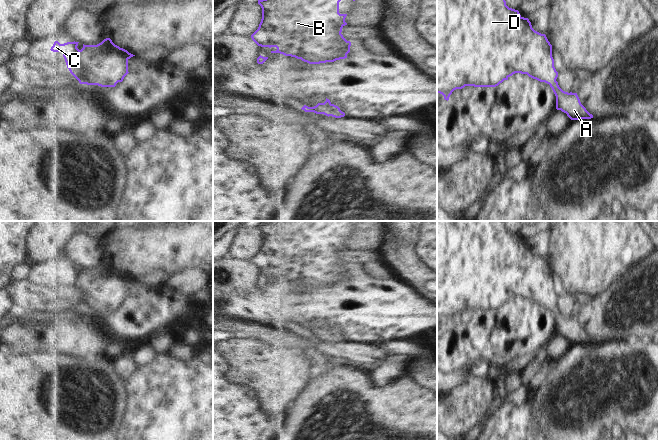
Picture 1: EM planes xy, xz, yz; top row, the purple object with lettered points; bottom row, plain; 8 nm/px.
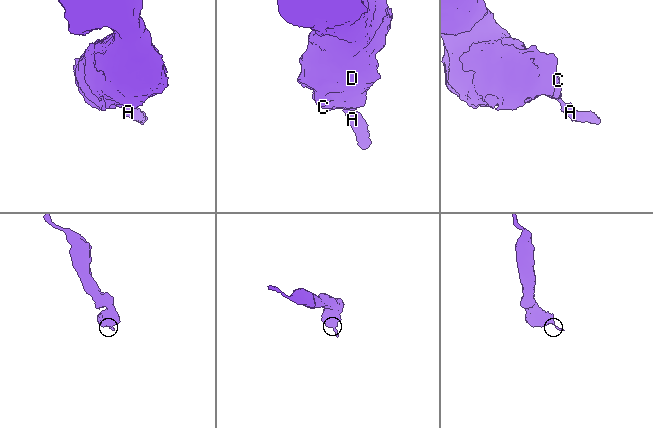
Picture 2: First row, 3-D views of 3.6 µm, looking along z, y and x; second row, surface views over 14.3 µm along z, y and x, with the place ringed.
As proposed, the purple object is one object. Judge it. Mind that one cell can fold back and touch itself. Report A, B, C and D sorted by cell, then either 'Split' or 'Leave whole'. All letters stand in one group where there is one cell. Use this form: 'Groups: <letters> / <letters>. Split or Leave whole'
Groups: A B C D. Leave whole

